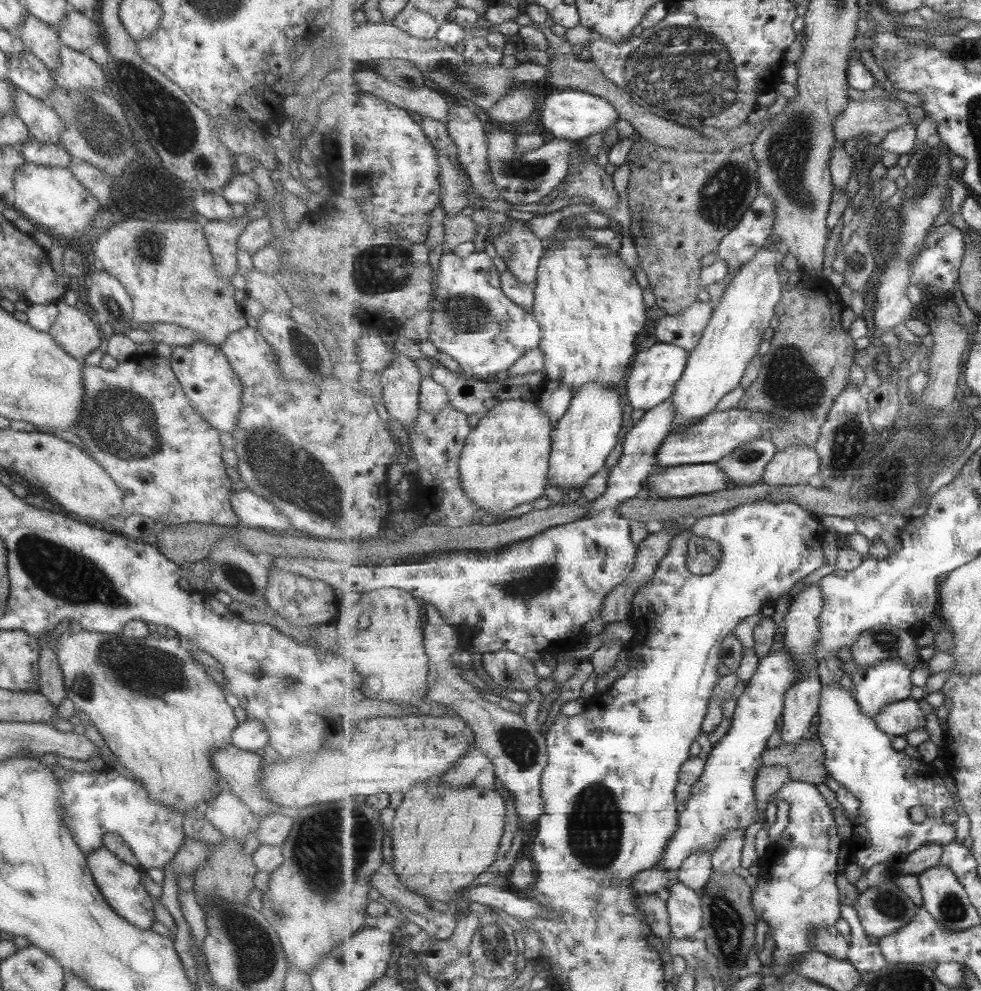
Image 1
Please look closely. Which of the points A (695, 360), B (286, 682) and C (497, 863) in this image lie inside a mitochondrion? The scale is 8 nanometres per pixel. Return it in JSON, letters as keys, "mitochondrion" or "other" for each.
{"A":"other","B":"mitochondrion","C":"other"}

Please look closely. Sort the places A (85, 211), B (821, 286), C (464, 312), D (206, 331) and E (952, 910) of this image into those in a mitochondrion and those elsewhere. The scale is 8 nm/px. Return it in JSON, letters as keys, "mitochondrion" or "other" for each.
{"A":"other","B":"other","C":"mitochondrion","D":"other","E":"mitochondrion"}

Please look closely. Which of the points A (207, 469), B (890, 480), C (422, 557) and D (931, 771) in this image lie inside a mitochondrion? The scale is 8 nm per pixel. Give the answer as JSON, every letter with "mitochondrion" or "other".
{"A":"other","B":"mitochondrion","C":"other","D":"other"}

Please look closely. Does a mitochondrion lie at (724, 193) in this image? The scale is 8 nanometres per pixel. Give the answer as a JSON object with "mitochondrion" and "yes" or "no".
{"mitochondrion":"yes"}

